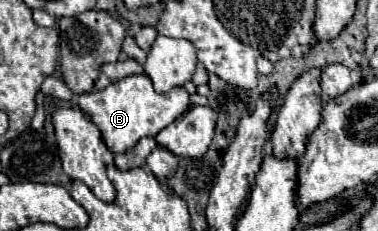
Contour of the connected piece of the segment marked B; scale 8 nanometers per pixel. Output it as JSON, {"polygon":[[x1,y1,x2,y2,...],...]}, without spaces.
{"polygon":[[51,75,43,81,41,93,63,101,71,101,85,115,89,115,91,121,99,127,103,143,111,153,123,153,131,149,141,137,155,137,161,129,165,129,169,123,173,123,189,109,189,93,183,87,175,87,167,93,155,93,151,79,147,75,131,75,123,81,111,83,103,91,91,91,83,95,71,93,59,77]]}

